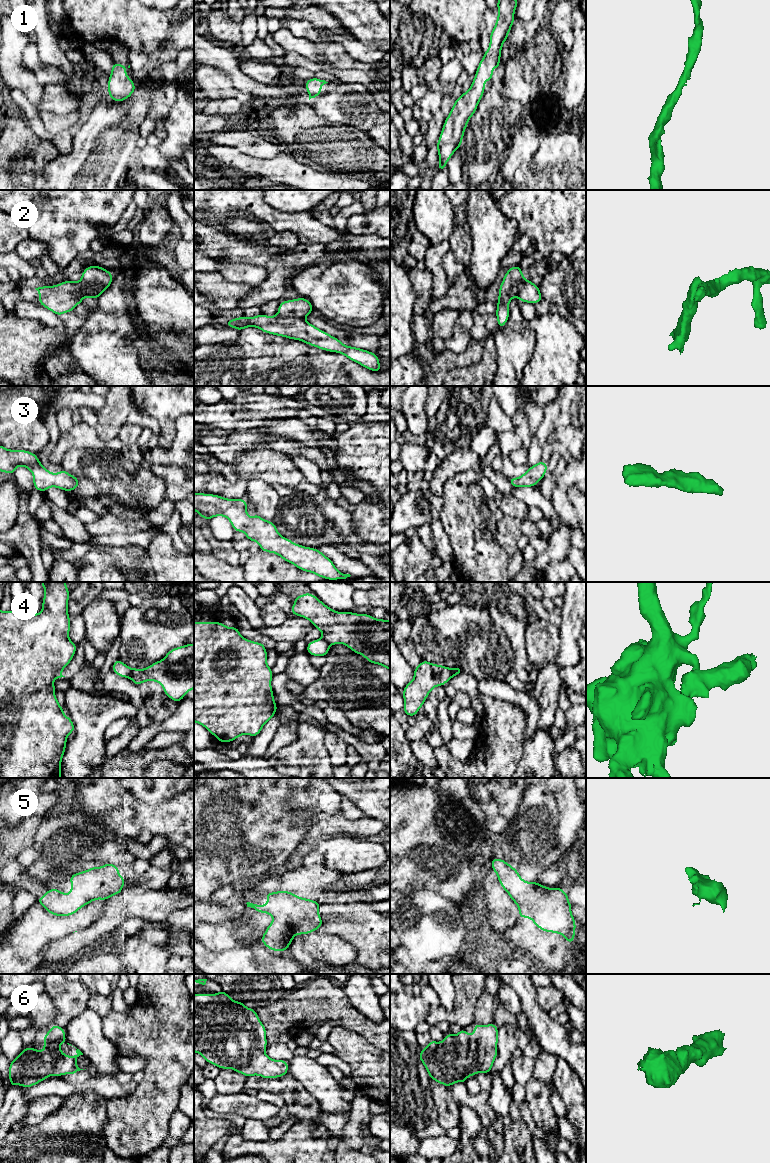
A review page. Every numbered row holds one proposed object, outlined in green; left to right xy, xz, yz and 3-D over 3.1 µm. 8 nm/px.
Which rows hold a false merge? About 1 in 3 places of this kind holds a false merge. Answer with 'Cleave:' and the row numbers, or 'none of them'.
Cleave: 2, 4

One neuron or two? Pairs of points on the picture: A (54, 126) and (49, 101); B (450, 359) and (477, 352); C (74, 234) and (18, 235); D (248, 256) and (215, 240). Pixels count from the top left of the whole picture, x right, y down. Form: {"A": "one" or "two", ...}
{"A": "one", "B": "one", "C": "two", "D": "one"}

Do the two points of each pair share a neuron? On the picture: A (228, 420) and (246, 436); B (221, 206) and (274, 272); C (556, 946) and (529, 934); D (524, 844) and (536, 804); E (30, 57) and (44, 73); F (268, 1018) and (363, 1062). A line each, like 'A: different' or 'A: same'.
A: different
B: different
C: same
D: same
E: same
F: different

